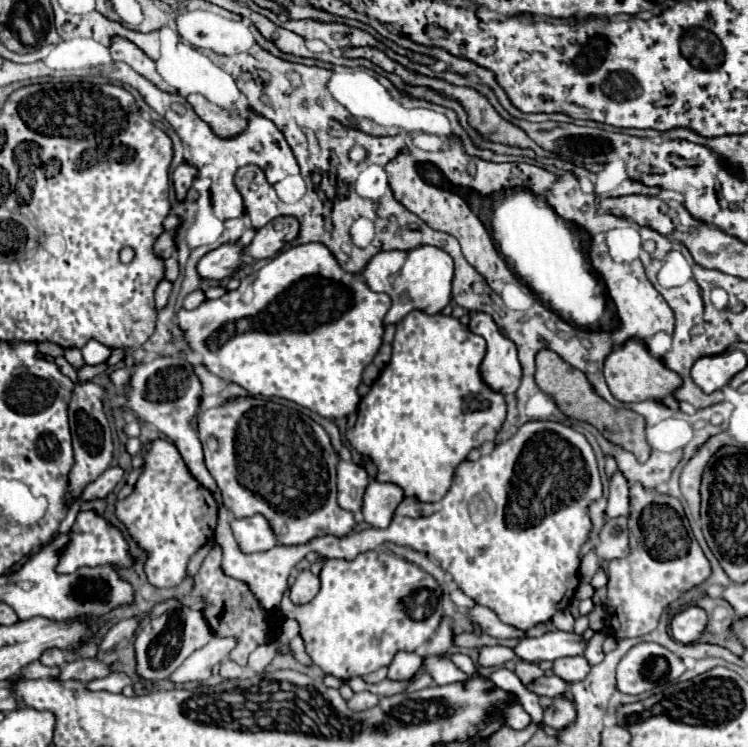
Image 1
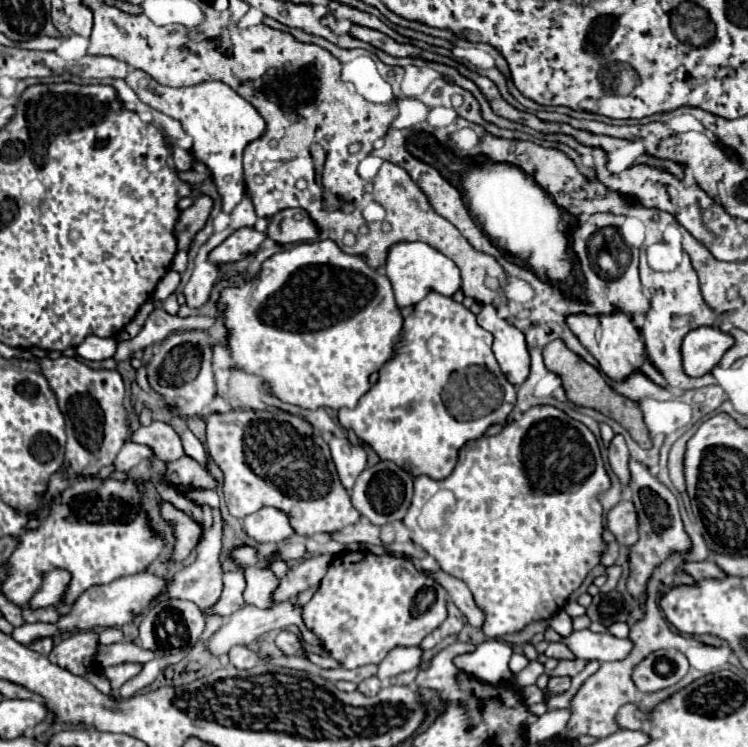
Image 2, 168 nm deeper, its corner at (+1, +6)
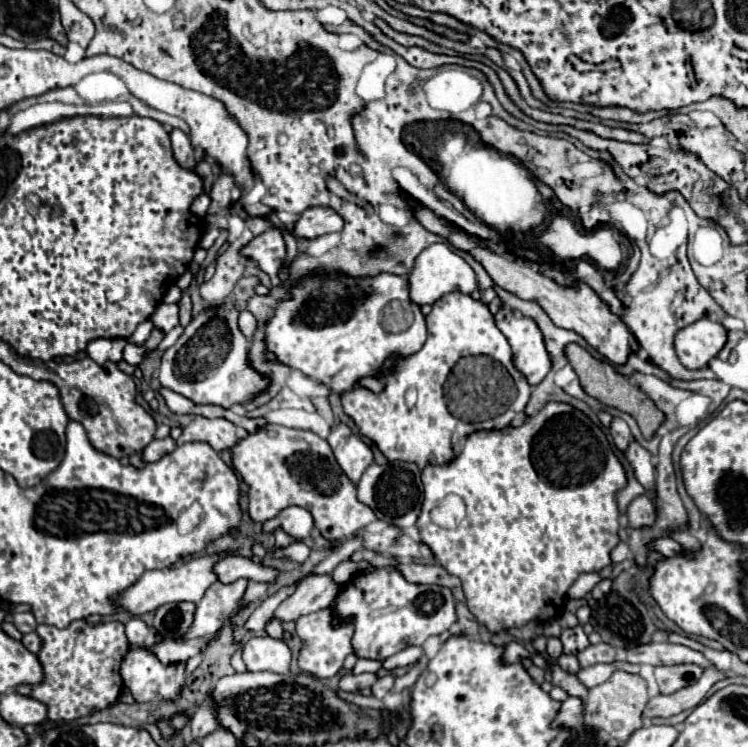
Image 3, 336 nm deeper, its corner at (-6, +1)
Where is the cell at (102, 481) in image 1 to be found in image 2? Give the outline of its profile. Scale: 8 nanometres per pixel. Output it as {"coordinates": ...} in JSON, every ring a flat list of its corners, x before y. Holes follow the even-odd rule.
{"coordinates":[[125,442,125,446,121,448,121,452,117,454,113,466,119,472,129,472,135,464,139,464,143,458,149,458,153,452,149,446,141,446,135,442]]}

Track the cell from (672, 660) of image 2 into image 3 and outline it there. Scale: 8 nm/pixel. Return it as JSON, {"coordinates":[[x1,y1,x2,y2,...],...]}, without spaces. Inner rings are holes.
{"coordinates":[[660,665,654,667,654,675,660,687,660,693,668,695,668,693,676,693,682,687,688,687,692,683,696,683,700,679,704,669,700,669,698,665]]}

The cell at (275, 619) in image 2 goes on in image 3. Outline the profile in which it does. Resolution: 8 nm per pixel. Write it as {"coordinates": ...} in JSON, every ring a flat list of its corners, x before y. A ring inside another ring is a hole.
{"coordinates":[[308,573,298,583,296,591,280,603,274,617,278,621,296,621,300,615,320,611,328,607,332,599,336,599,336,595,340,593,340,587,342,585,332,581,330,573,324,573,324,575]]}

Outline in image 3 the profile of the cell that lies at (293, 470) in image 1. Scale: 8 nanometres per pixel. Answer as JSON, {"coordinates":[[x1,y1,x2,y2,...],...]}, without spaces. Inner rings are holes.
{"coordinates":[[266,425,232,447,232,461,234,469,250,485,248,513,254,521,264,523,276,517,284,507,300,505,312,513,324,539,338,541,376,519,374,511,358,501,356,485,336,463,328,441,312,431]]}

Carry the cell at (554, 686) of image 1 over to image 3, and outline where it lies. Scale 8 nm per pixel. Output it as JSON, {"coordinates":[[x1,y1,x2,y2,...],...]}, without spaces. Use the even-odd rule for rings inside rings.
{"coordinates":[[608,643,590,645,590,647,586,647,584,651,578,653,578,661,580,661,580,667,590,667,594,663,614,663,616,651]]}

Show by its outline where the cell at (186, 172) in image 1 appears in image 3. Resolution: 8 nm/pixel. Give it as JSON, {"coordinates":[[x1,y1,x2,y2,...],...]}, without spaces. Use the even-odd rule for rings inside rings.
{"coordinates":[[172,129,170,131,170,141,172,141,172,151,176,161,186,167,186,169,194,169,196,159,194,159,194,149,190,145,190,139,186,133,182,133,180,129]]}

